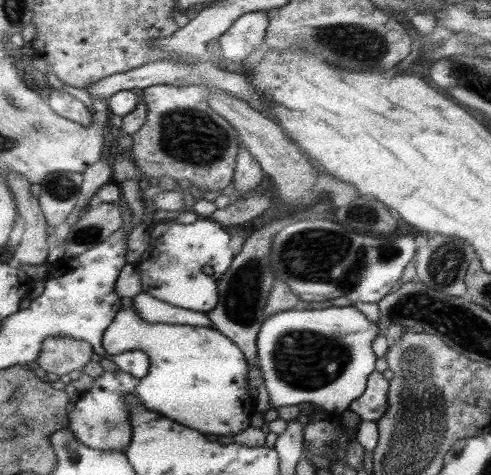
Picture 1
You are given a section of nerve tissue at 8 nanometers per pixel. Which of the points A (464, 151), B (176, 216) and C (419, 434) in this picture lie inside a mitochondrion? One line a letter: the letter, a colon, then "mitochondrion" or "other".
A: other
B: other
C: mitochondrion

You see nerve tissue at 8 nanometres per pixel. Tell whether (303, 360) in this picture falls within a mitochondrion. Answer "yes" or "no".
yes

